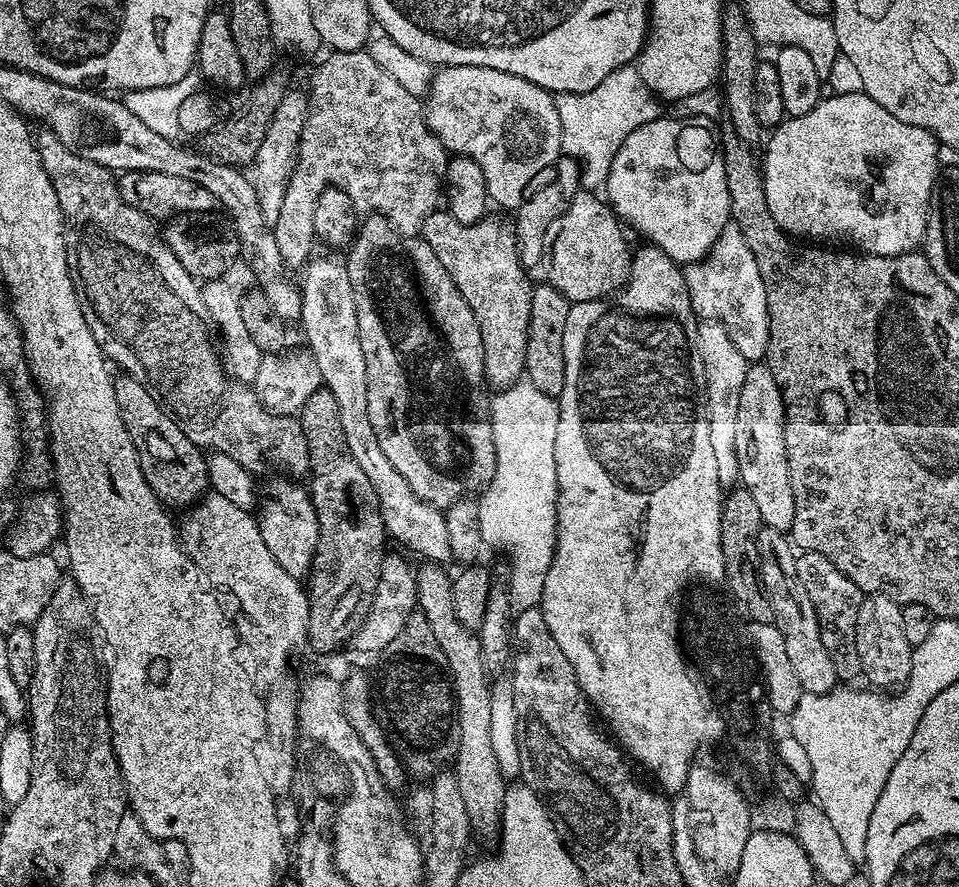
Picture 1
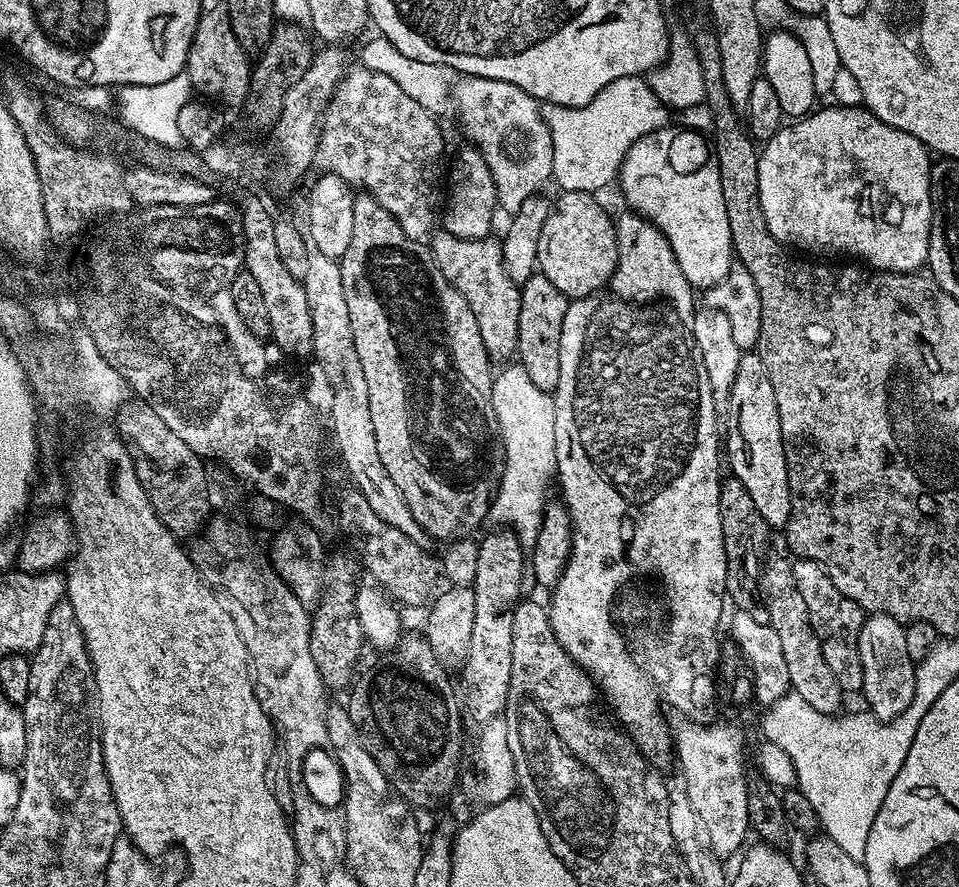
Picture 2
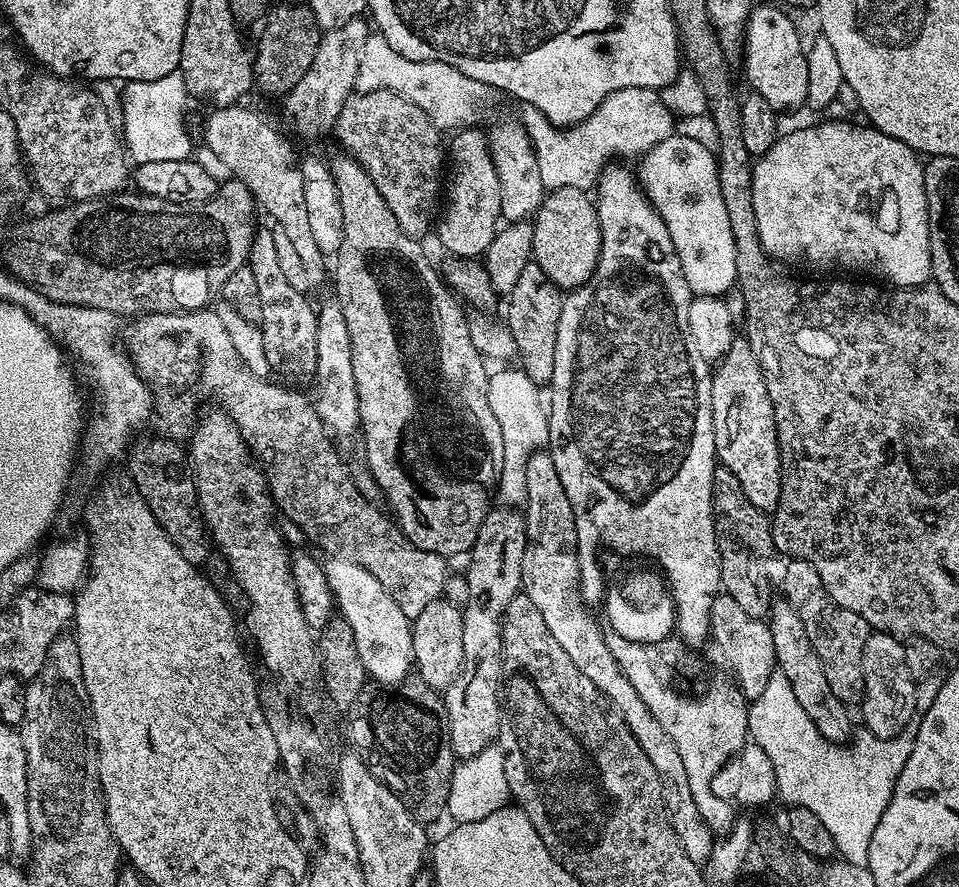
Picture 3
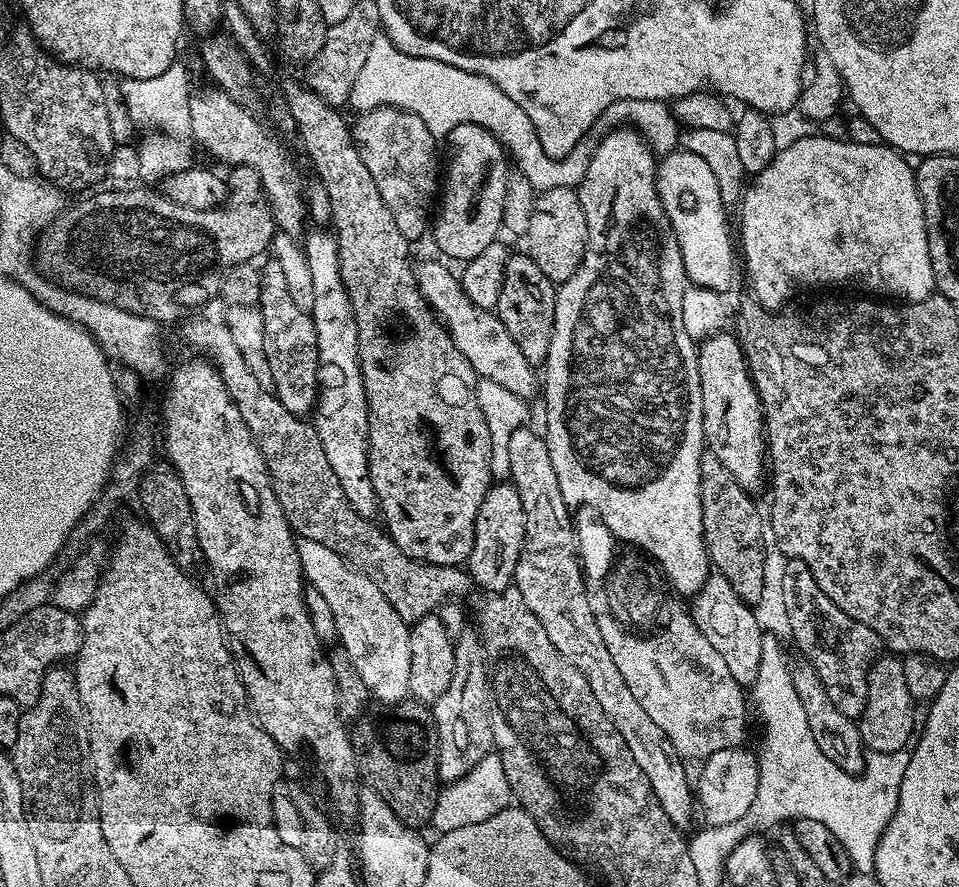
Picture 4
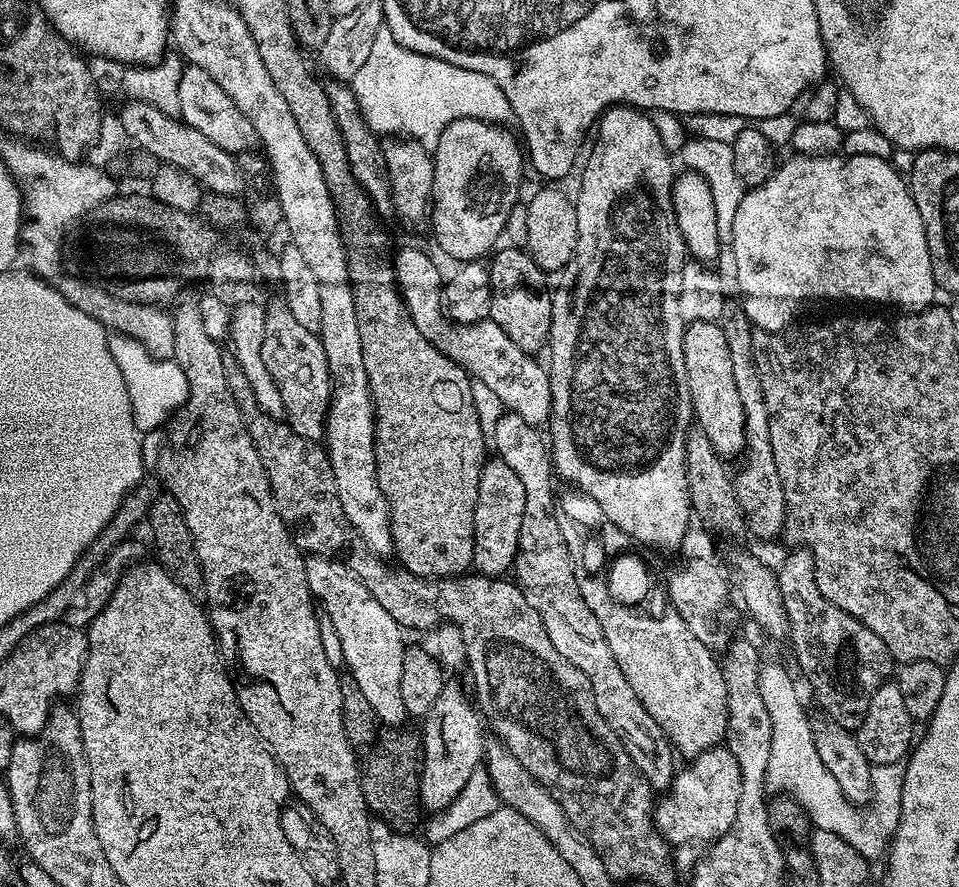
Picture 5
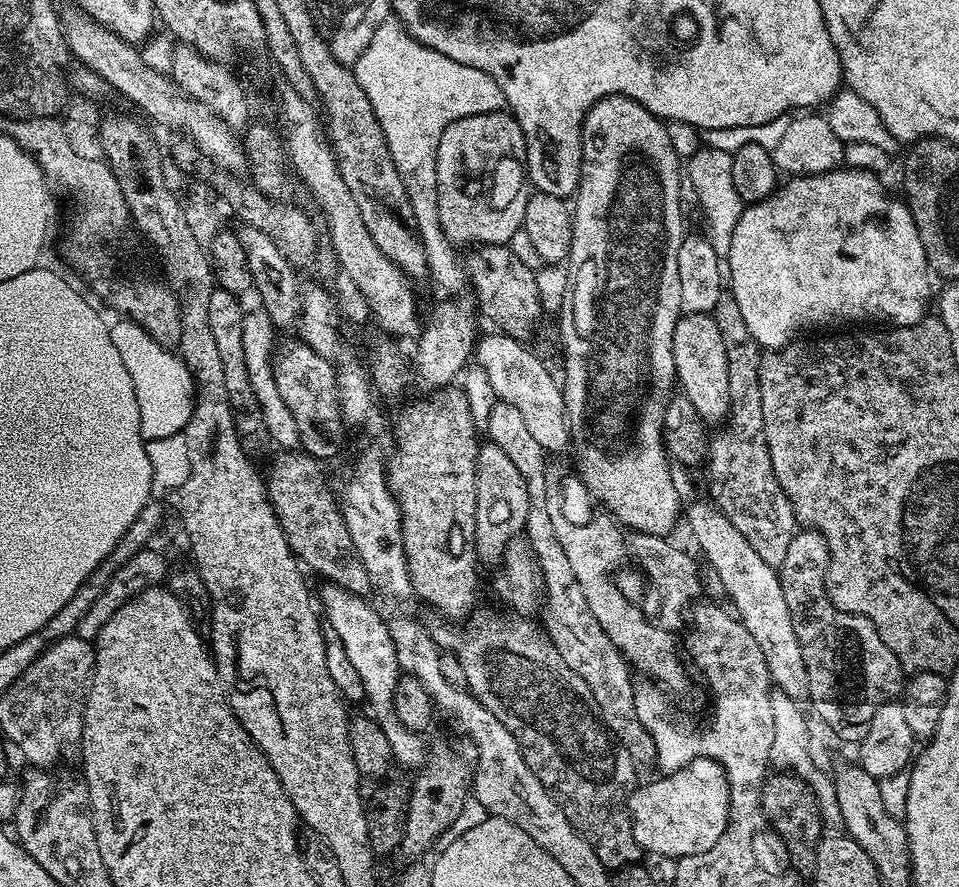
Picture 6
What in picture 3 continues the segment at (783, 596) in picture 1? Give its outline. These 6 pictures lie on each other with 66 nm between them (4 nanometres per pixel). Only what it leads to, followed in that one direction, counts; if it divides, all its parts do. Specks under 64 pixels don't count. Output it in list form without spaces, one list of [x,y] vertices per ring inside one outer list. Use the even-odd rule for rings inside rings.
[[[788,606],[781,612],[773,611],[770,616],[770,627],[774,640],[774,654],[778,670],[786,674],[786,682],[790,682],[790,690],[794,690],[794,698],[798,698],[798,706],[810,714],[810,722],[818,726],[818,730],[833,742],[844,742],[853,735],[852,716],[849,705],[841,702],[830,690],[830,682],[826,682],[826,670],[822,670],[822,662],[818,654],[810,646],[810,638],[806,638],[806,630],[802,626],[802,618]]]

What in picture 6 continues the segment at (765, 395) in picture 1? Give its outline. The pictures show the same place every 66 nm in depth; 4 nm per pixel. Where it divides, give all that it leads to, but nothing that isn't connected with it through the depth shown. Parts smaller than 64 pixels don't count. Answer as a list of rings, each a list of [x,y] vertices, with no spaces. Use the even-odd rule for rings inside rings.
[[[707,312],[681,315],[674,326],[674,366],[679,391],[692,403],[694,410],[698,410],[705,425],[723,425],[728,419],[732,399],[726,342],[722,342],[722,330],[718,330],[715,315]]]

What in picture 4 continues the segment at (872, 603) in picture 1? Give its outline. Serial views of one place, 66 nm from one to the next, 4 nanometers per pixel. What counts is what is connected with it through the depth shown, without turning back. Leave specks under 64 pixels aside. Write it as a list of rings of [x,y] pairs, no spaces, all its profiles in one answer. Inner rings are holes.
[[[880,654],[877,655],[876,661],[872,664],[872,668],[868,671],[868,689],[866,690],[866,706],[864,707],[863,716],[859,717],[858,723],[860,726],[860,736],[864,739],[864,746],[868,752],[881,752],[882,754],[890,754],[891,752],[897,752],[903,748],[908,748],[910,741],[914,736],[914,728],[912,732],[912,708],[914,708],[914,702],[910,698],[910,690],[906,690],[906,678],[902,675],[902,666],[904,665],[903,659],[896,654]]]

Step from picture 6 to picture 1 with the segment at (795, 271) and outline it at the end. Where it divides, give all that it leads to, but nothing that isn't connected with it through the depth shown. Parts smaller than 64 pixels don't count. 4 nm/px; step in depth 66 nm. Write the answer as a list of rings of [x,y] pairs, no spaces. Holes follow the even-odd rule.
[[[851,92],[850,94],[825,95],[806,114],[788,116],[781,120],[775,128],[771,129],[769,136],[772,137],[768,140],[768,149],[764,152],[764,158],[762,154],[766,206],[770,206],[770,214],[774,218],[774,222],[778,222],[780,229],[787,232],[789,236],[807,238],[812,242],[841,240],[844,243],[841,245],[851,246],[870,256],[897,256],[915,252],[923,245],[930,223],[928,203],[932,197],[932,188],[936,185],[938,169],[941,167],[938,158],[938,141],[928,129],[910,126],[906,122],[898,122],[898,118],[894,118],[894,114],[886,114],[886,110],[882,110],[882,106],[878,106],[878,102],[874,102],[874,98],[870,98],[865,92]]]

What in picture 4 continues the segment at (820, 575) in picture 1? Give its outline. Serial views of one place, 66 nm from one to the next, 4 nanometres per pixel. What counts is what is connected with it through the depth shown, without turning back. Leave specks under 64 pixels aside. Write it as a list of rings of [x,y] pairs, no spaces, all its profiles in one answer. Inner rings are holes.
[[[788,560],[785,565],[780,572],[780,596],[784,599],[784,612],[788,615],[788,628],[792,631],[792,640],[800,647],[800,652],[804,655],[801,657],[807,664],[814,666],[818,678],[822,680],[822,686],[826,688],[830,702],[834,702],[834,706],[838,706],[838,710],[842,710],[842,714],[859,718],[863,716],[866,706],[868,671],[872,668],[872,664],[876,661],[882,648],[880,639],[876,637],[874,630],[870,630],[865,624],[854,618],[850,618],[850,614],[846,614],[838,606],[834,606],[834,602],[830,602],[830,598],[826,598],[826,594],[822,594],[818,582],[814,582],[814,574],[810,574],[806,562]]]

